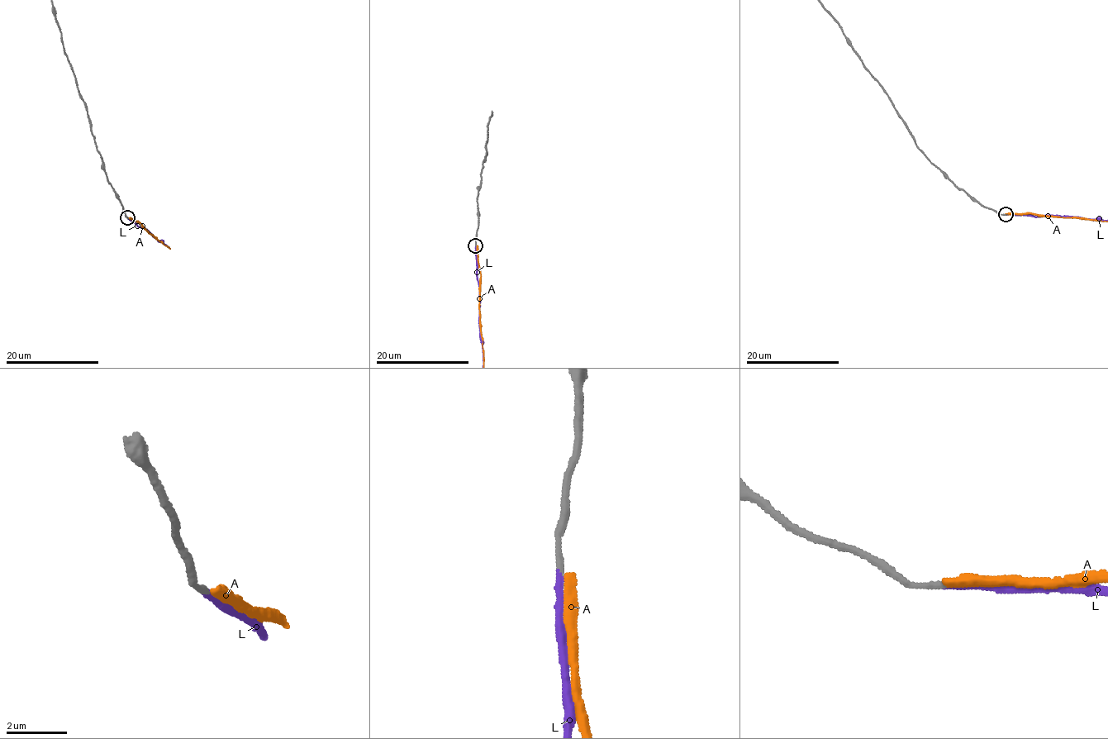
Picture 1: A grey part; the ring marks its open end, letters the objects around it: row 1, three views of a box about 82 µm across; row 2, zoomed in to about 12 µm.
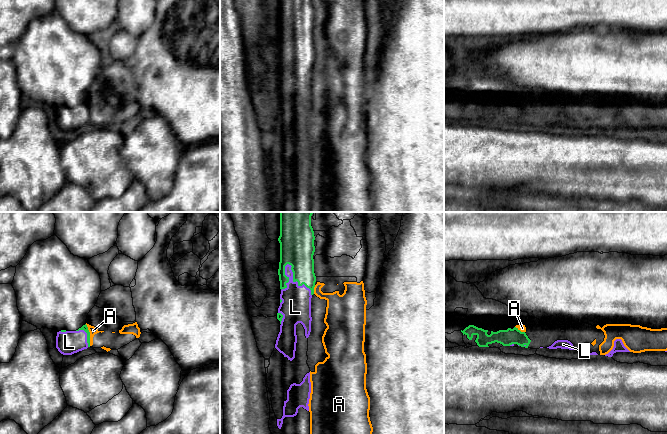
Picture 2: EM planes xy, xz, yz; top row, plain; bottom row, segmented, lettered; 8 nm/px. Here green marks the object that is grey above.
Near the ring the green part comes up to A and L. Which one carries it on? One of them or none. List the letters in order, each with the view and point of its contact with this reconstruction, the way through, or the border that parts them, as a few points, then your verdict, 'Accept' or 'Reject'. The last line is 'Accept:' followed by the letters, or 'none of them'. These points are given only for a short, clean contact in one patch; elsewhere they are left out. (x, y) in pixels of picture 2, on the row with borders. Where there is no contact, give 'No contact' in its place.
A: Touches green at xy (89, 335). Boundary: xy (85, 324), (89, 332), (90, 345). Reject
L: Touches green at xz (296, 280). Accept
Accept: L

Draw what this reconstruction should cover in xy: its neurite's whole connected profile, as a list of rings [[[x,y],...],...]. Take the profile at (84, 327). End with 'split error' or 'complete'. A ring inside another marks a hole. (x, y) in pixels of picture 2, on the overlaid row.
[[[87,325],[76,331],[57,332],[56,348],[63,355],[72,355],[90,347],[90,332]]]; split error

